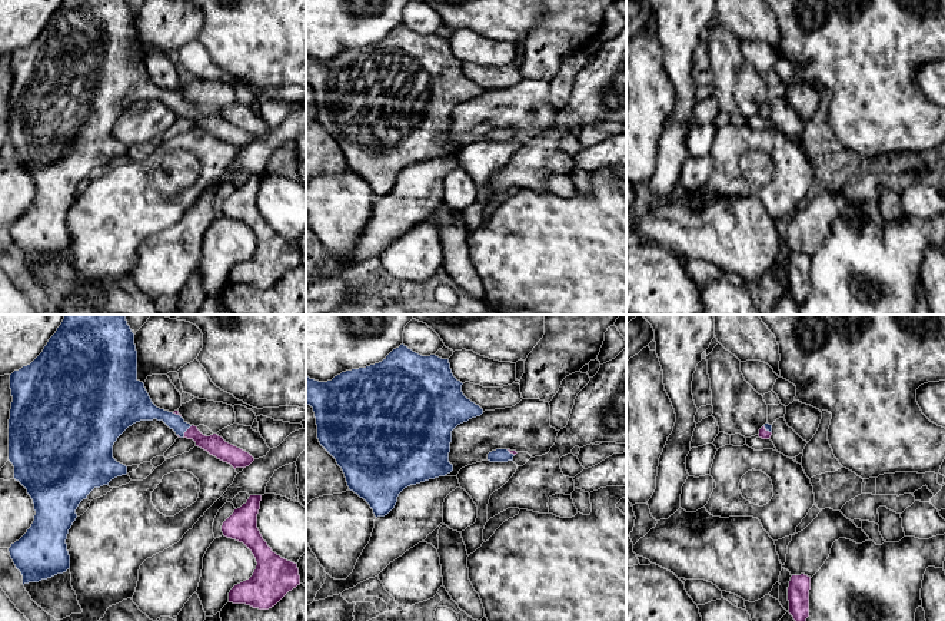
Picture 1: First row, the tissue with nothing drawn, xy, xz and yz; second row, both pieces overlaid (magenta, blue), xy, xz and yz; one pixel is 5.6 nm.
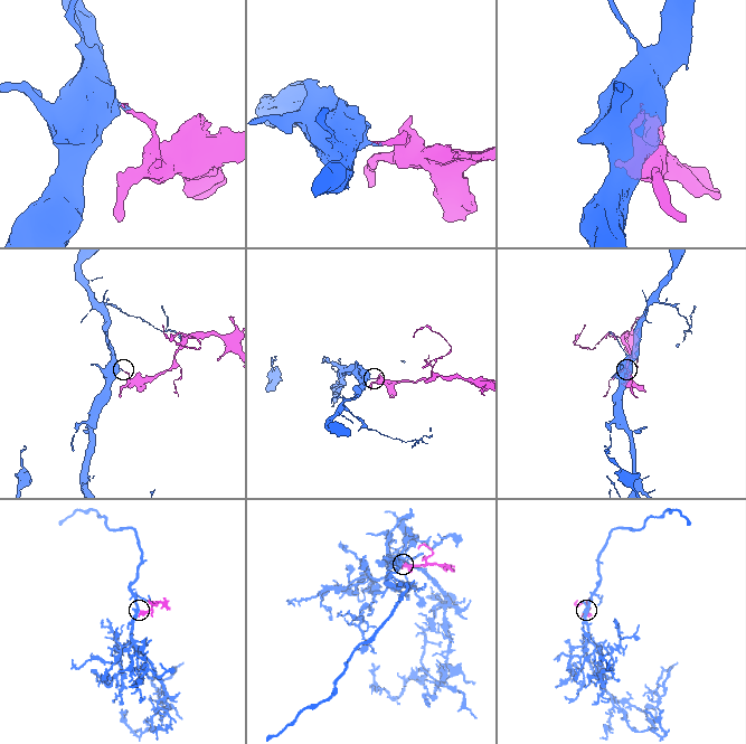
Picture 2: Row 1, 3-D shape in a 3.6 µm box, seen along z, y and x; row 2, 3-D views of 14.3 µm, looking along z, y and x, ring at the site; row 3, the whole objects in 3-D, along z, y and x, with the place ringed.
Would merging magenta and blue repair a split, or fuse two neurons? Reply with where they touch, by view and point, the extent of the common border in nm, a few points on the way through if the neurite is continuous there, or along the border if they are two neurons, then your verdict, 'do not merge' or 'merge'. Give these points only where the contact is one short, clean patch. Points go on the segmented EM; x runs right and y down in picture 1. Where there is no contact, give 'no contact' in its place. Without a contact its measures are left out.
xy (185, 434) | 110 nm | across xy (215, 445), (185, 434), (165, 415), (147, 411) | merge

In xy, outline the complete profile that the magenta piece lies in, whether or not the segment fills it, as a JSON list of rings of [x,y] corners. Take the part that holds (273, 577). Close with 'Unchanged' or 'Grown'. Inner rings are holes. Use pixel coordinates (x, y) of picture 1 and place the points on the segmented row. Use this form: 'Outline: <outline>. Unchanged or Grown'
Outline: [[[250,495],[247,502],[223,522],[224,537],[243,542],[256,558],[253,575],[234,585],[229,602],[259,610],[274,607],[289,591],[300,585],[297,564],[272,551],[257,528],[262,495]]]. Unchanged

